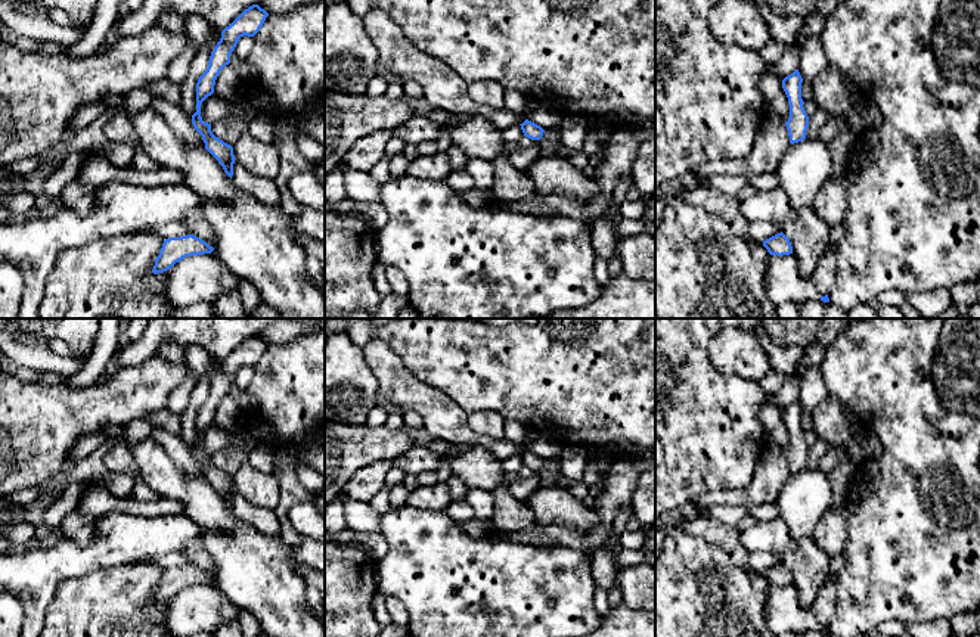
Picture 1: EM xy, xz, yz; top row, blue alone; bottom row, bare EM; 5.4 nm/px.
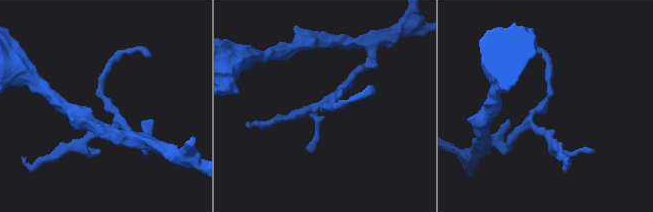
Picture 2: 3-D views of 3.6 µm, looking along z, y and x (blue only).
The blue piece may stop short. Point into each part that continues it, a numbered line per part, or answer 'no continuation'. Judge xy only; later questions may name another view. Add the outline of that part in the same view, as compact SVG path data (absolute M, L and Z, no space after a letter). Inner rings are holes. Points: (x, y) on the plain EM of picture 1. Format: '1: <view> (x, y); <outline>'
1: xy (214, 438); M213 423L201 435L201 448L208 454L214 454L223 448L232 447L235 435L236 434L232 431L221 429Z

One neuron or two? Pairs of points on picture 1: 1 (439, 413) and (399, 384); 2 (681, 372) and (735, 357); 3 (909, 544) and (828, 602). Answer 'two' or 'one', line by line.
1: one
2: two
3: two

